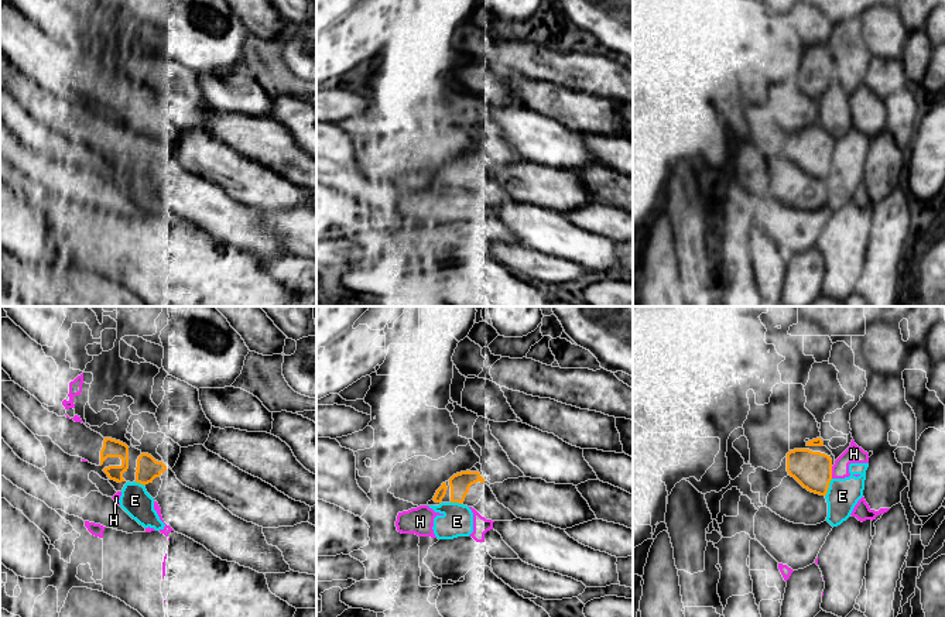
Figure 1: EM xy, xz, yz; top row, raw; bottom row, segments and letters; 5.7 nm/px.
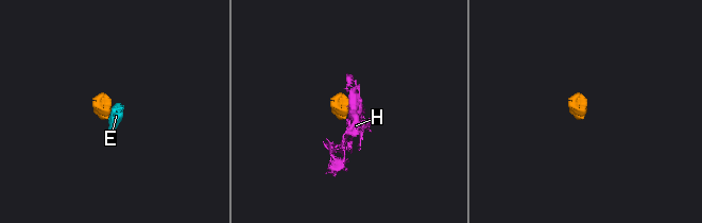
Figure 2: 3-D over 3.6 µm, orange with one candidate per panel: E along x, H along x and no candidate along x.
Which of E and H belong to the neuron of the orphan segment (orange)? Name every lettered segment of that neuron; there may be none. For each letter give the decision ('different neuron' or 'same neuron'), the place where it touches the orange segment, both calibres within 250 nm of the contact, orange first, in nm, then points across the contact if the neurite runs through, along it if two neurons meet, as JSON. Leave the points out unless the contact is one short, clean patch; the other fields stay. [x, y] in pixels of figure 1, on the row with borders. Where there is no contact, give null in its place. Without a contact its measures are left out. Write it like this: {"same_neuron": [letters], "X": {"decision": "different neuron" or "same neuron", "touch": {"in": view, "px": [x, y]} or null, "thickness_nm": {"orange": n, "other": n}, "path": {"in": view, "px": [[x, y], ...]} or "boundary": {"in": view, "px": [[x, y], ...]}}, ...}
{"same_neuron": [], "E": {"decision": "different neuron", "touch": {"in": "yz", "px": [828, 487]}, "thickness_nm": {"orange": 220, "other": 180}, "boundary": {"in": "yz", "px": [[832, 479], [825, 496]]}}, "H": {"decision": "different neuron", "touch": {"in": "yz", "px": [831, 472]}, "thickness_nm": {"orange": 220, "other": 100}}}

